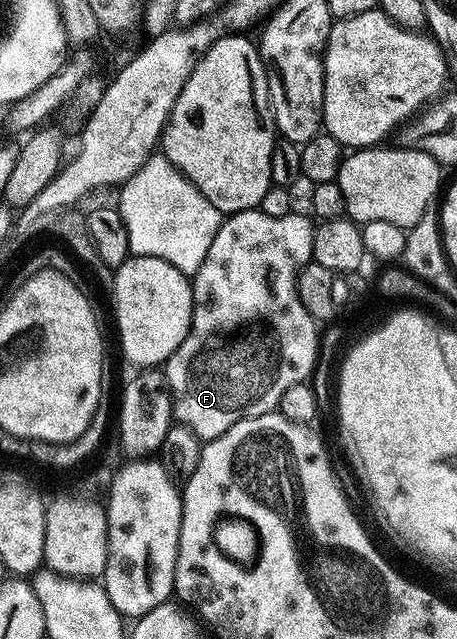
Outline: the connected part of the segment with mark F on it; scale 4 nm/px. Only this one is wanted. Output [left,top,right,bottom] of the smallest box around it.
[163,208,319,440]

